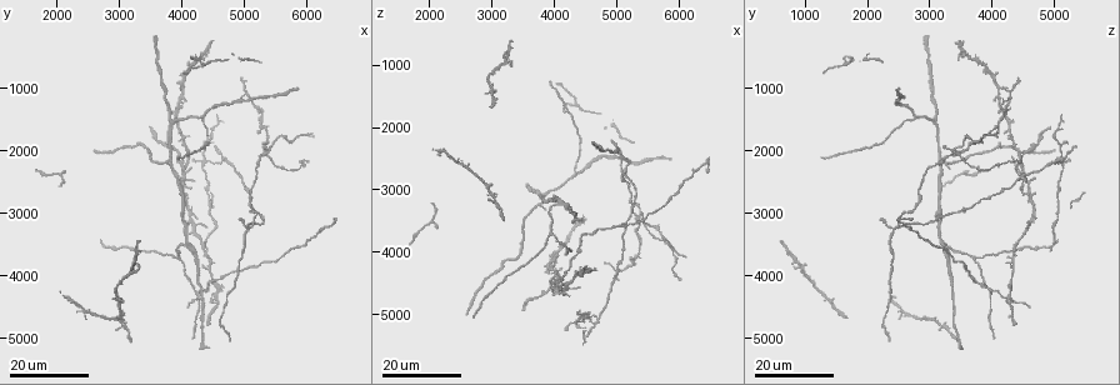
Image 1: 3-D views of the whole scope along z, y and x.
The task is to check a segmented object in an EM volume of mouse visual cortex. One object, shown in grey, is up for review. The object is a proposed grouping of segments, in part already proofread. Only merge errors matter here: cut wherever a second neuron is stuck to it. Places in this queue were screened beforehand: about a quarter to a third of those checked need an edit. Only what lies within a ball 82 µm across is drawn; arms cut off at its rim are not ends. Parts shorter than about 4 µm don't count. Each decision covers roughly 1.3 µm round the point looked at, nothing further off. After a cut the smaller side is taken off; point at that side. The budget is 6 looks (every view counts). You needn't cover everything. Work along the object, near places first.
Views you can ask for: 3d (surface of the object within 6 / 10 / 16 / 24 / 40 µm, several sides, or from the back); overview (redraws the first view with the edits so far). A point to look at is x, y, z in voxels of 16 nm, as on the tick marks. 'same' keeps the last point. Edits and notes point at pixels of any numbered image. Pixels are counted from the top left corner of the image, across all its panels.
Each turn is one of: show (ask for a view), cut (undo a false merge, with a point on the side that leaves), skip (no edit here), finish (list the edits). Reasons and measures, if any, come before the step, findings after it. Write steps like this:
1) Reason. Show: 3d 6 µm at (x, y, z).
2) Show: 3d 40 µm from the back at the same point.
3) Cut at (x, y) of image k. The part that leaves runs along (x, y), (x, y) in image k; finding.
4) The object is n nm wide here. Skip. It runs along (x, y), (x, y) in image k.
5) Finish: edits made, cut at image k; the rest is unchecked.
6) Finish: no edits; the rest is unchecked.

Looks like a crossing. Show: 3d 24 µm at (4150, 3000, 4650).

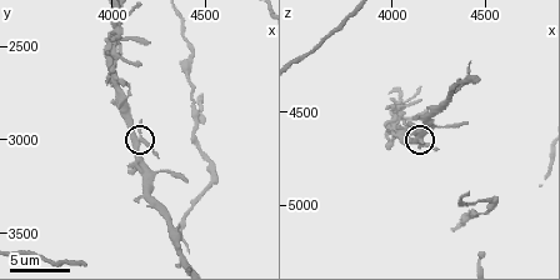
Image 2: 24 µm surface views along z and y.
Show: 3d 6 µm at the same point.

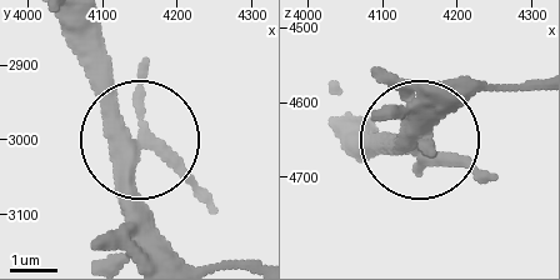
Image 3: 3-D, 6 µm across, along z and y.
Skip. It runs along (159, 258), (130, 198), (115, 90), (75, 46) in image 3; one neuron here.

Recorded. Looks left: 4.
Three arms meet. Show: 3d 24 µm at (5100, 3200, 2500).

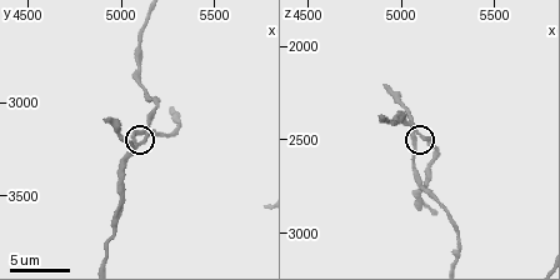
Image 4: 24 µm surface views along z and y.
Show: 3d 10 µm at (5100, 3200, 2480).

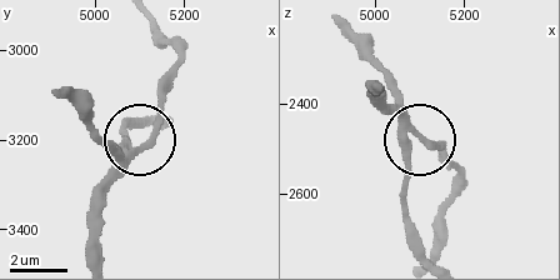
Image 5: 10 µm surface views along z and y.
Skip. Continuous, no second neuron.

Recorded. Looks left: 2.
Show: 3d 16 µm at (4100, 3400, 3150).

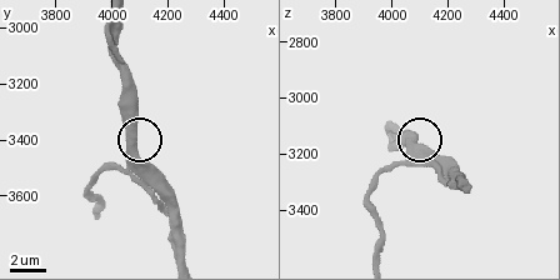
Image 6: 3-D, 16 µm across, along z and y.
Zoom in. Show: 3d 6 µm at (4080, 3450, 3170).

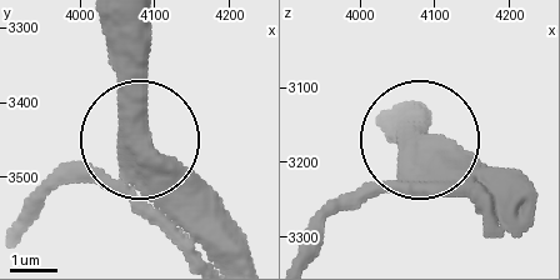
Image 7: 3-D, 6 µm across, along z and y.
The object is 510 nm wide here. Skip. Continuous, no second neuron.

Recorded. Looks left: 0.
Finish: no edits; the rest is unchecked.

